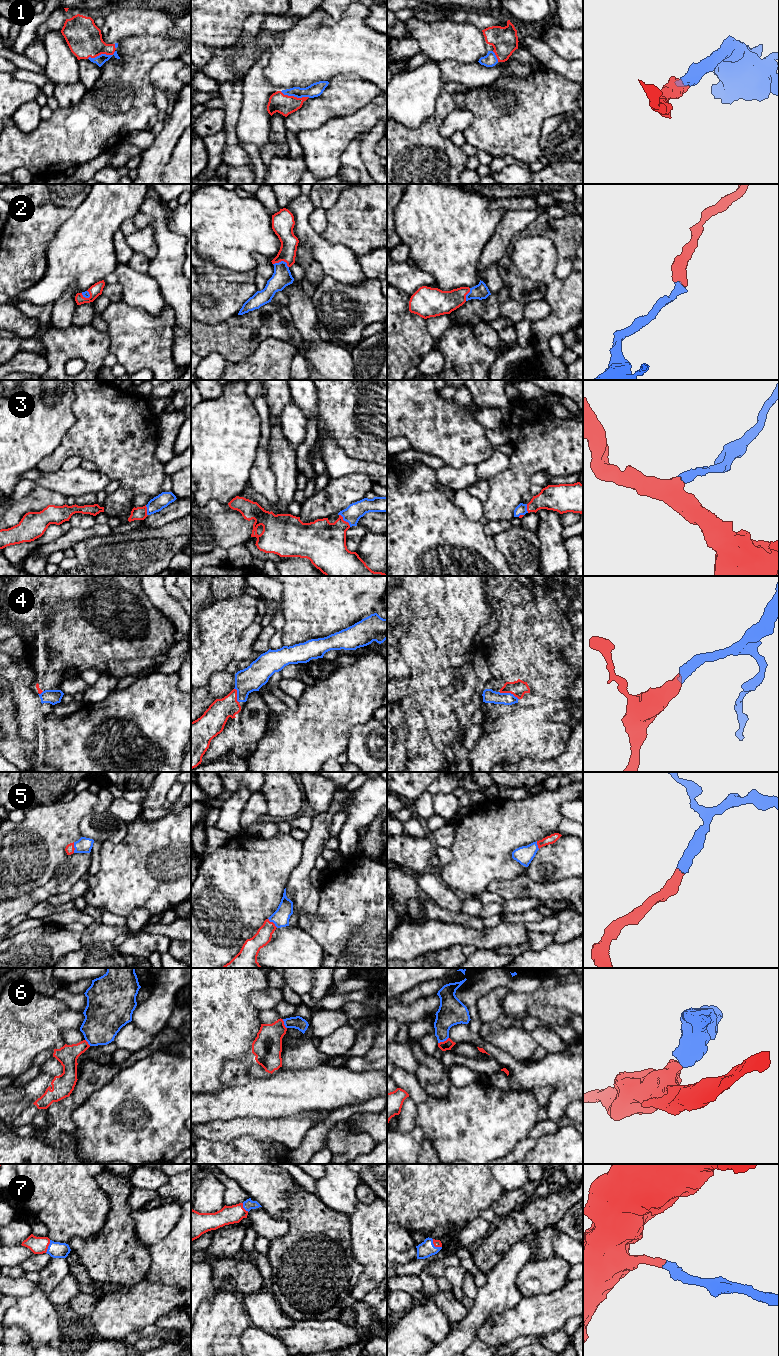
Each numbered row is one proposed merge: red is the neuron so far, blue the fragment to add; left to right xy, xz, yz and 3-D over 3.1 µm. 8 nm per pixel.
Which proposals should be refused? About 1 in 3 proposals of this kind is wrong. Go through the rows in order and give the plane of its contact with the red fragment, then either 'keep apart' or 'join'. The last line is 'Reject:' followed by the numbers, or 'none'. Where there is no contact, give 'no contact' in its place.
1: meets red in xy; join
2: meets red in xz; join
3: meets red in xz; join
4: meets red in yz; join
5: meets red in xz; join
6: meets red in yz; keep apart
7: meets red in xy; join
Reject: 6

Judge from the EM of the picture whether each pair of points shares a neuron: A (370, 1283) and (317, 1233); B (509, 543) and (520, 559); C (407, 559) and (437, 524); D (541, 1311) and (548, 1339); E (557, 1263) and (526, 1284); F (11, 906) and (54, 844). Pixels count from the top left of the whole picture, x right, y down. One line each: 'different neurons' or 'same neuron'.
A: different neurons
B: same neuron
C: same neuron
D: different neurons
E: same neuron
F: different neurons

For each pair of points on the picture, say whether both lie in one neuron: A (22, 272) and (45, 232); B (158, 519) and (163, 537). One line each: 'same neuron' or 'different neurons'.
A: same neuron
B: different neurons

